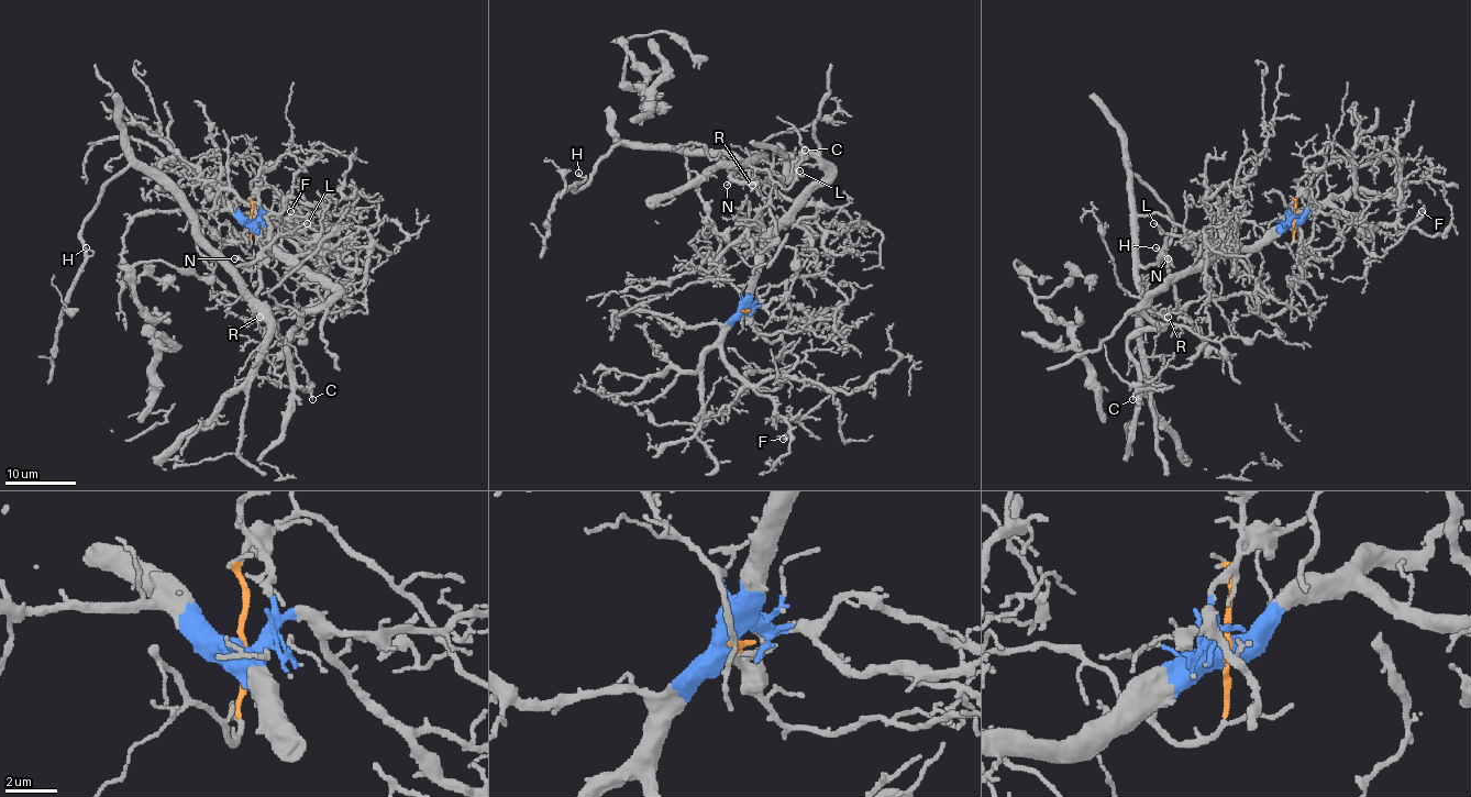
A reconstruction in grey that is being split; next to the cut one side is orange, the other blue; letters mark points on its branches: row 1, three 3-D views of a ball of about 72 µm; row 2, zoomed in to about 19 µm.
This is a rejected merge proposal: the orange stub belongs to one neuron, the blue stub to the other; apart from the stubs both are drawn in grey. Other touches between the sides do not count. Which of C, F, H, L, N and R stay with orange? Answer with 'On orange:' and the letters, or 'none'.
On orange: C, H, L, N, R

